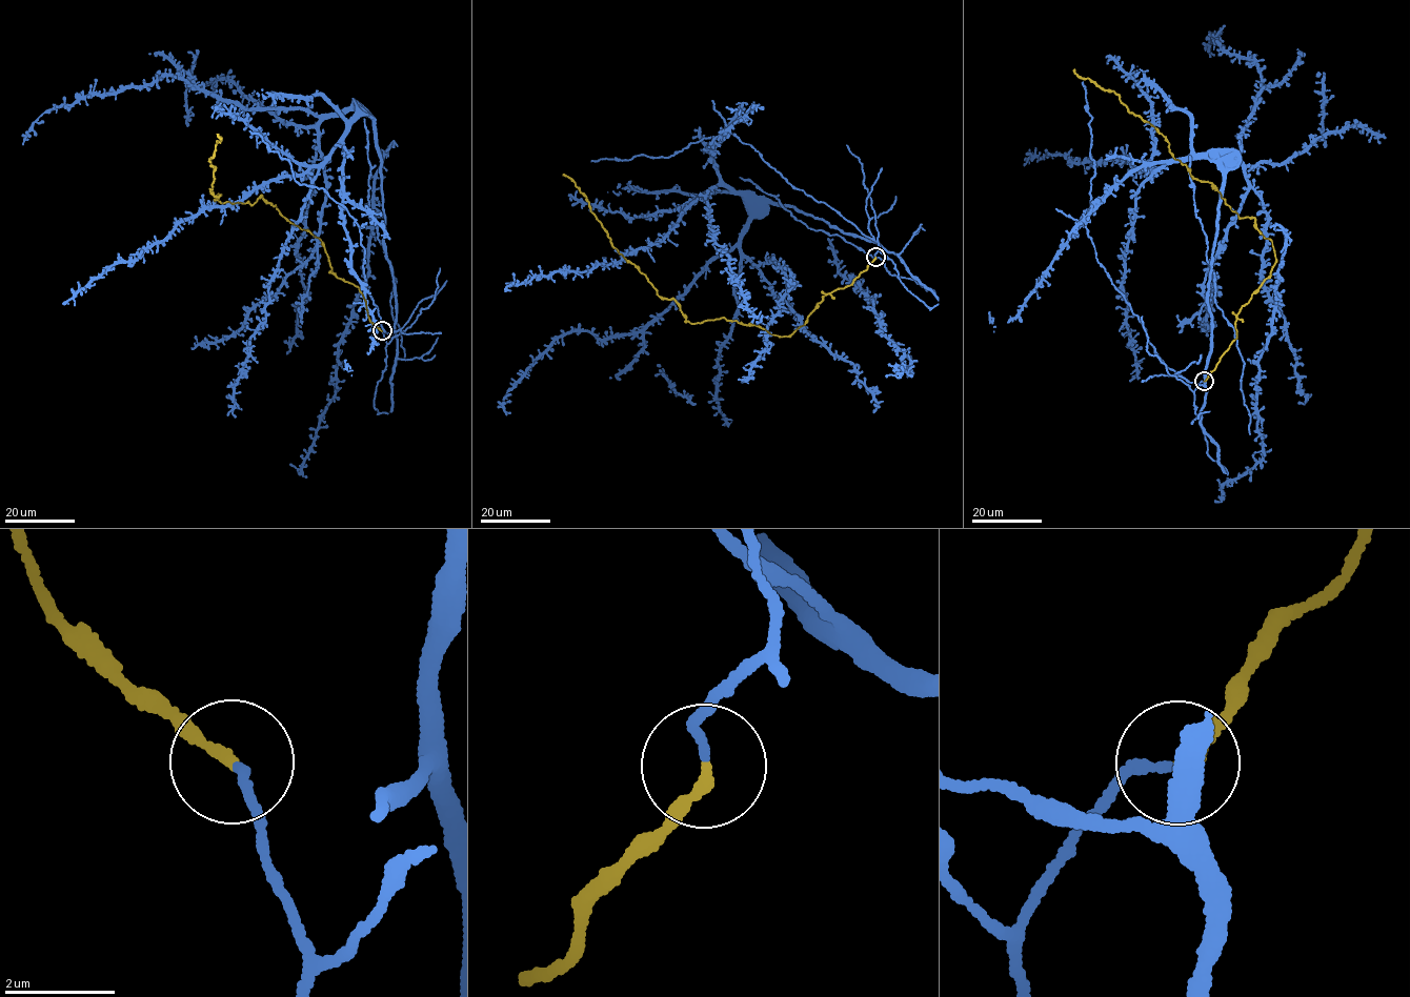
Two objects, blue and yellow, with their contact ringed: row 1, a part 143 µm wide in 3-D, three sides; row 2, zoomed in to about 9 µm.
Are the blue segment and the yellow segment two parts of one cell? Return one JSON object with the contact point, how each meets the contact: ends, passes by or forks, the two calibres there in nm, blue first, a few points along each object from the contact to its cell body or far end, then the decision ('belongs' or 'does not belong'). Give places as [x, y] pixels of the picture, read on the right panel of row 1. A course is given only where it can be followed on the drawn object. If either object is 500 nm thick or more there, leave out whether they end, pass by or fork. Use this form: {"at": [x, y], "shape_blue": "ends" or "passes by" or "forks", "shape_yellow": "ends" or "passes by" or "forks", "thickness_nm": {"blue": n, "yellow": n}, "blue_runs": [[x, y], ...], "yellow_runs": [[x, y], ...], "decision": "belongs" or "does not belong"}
{"at": [1204, 381], "shape_blue": "ends", "shape_yellow": "ends", "thickness_nm": {"blue": 150, "yellow": 200}, "blue_runs": [[1204, 381], [1189, 387], [1204, 384], [1210, 351], [1219, 166], [1188, 155], [1141, 170], [1112, 156], [1026, 160]], "yellow_runs": [[1204, 381], [1235, 340], [1242, 306], [1269, 278], [1271, 241], [1211, 183], [1191, 177], [1116, 94], [1073, 69]], "decision": "belongs"}

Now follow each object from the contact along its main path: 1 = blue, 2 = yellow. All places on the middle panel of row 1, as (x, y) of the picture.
1: (875, 257), (877, 240), (884, 248), (789, 204), (720, 185), (686, 206), (658, 242), (505, 291)
2: (875, 257), (853, 283), (823, 297), (787, 336), (723, 318), (691, 323), (613, 247), (585, 195), (563, 175)

